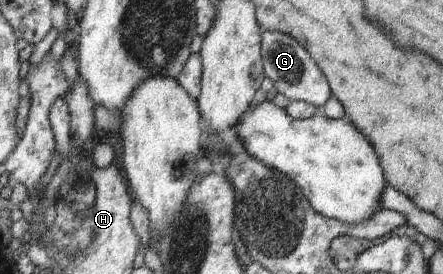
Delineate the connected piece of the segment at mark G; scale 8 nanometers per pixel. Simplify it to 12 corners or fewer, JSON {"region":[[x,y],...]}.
{"region":[[260,34],[264,76],[290,101],[322,110],[329,84],[300,44]]}

